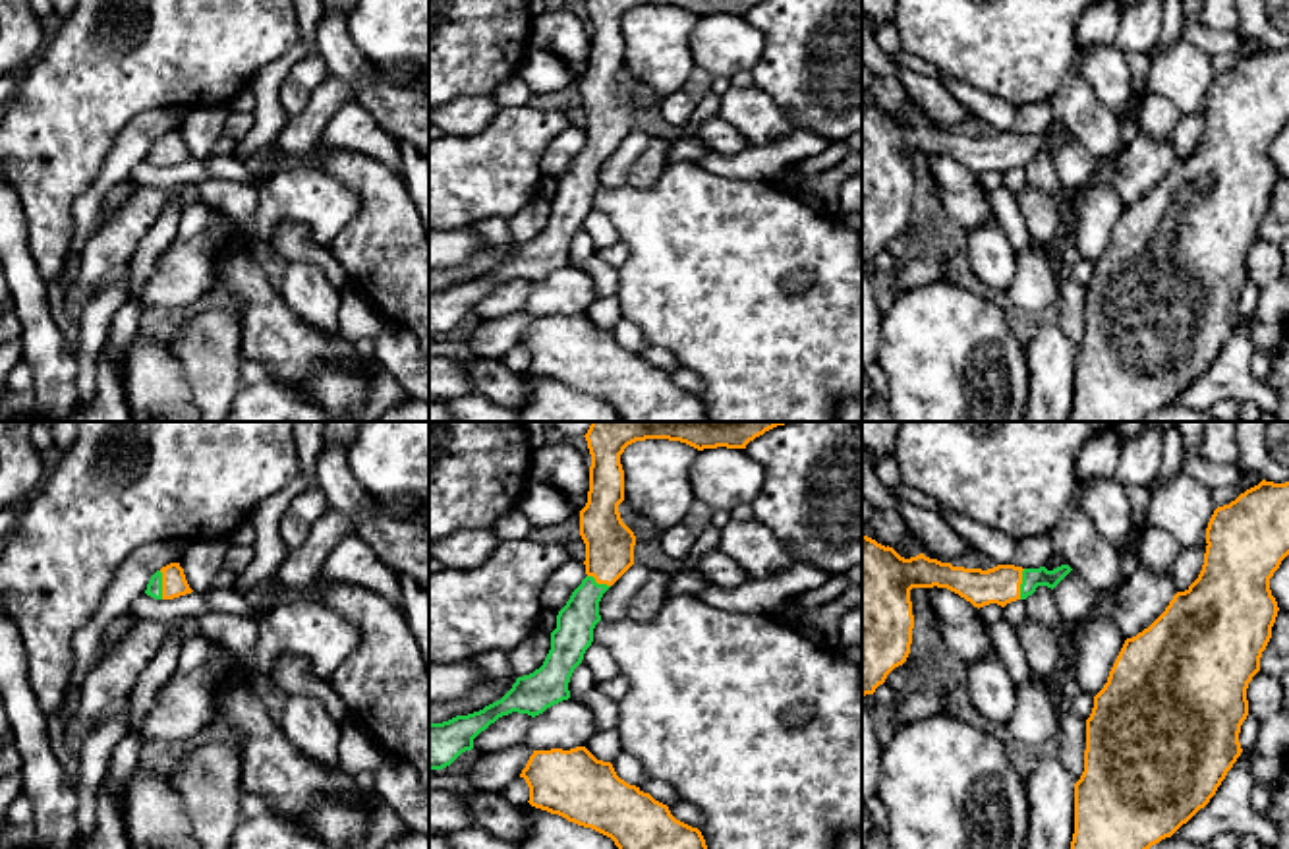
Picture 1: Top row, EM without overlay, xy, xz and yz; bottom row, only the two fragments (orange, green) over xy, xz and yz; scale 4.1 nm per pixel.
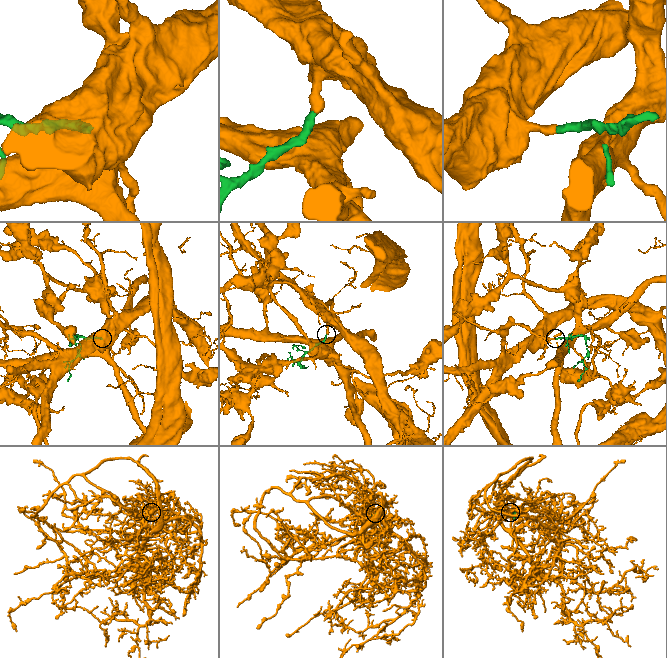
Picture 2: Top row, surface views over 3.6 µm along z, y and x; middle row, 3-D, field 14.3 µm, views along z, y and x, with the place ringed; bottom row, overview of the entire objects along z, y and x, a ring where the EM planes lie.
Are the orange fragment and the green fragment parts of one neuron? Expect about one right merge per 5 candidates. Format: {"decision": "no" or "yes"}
{"decision": "yes"}

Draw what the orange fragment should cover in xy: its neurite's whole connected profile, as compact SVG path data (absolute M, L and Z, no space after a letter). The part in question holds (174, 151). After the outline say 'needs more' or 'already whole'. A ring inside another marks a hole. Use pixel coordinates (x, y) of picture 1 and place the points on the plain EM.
M170 130L157 137L145 157L155 166L174 166L191 159L180 130Z; needs more

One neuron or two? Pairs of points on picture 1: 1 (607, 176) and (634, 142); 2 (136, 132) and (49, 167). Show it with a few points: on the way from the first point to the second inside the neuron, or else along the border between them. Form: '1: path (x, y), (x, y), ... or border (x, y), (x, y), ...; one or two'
1: path (615, 169), (629, 149); one
2: border (147, 109), (122, 130), (93, 180); two

